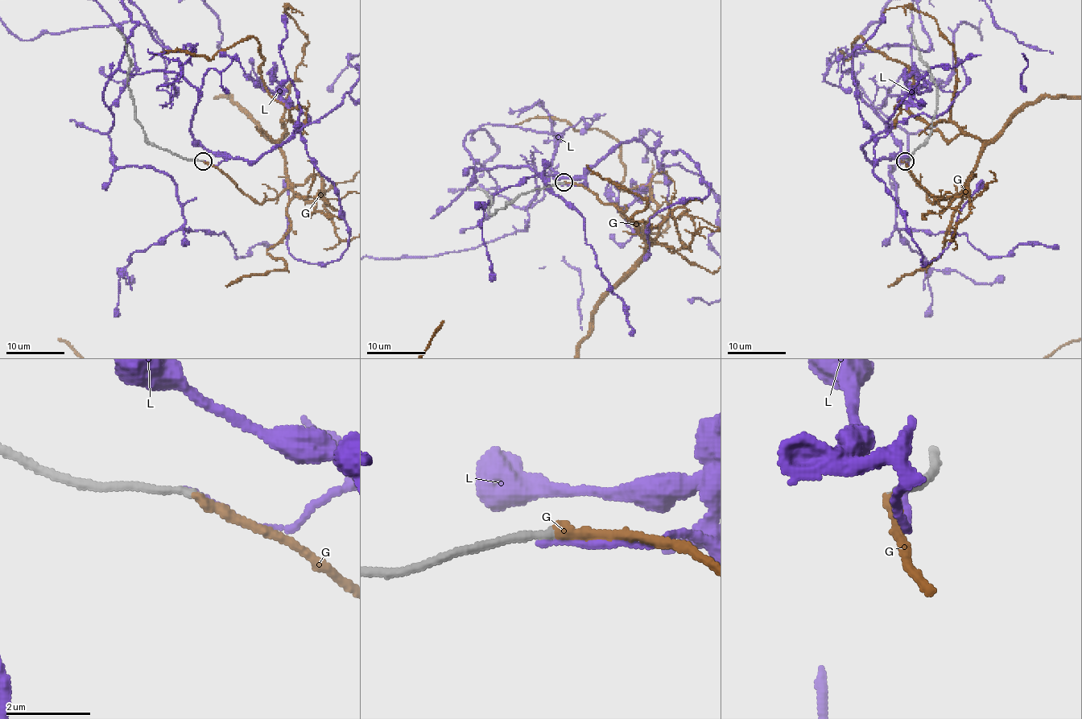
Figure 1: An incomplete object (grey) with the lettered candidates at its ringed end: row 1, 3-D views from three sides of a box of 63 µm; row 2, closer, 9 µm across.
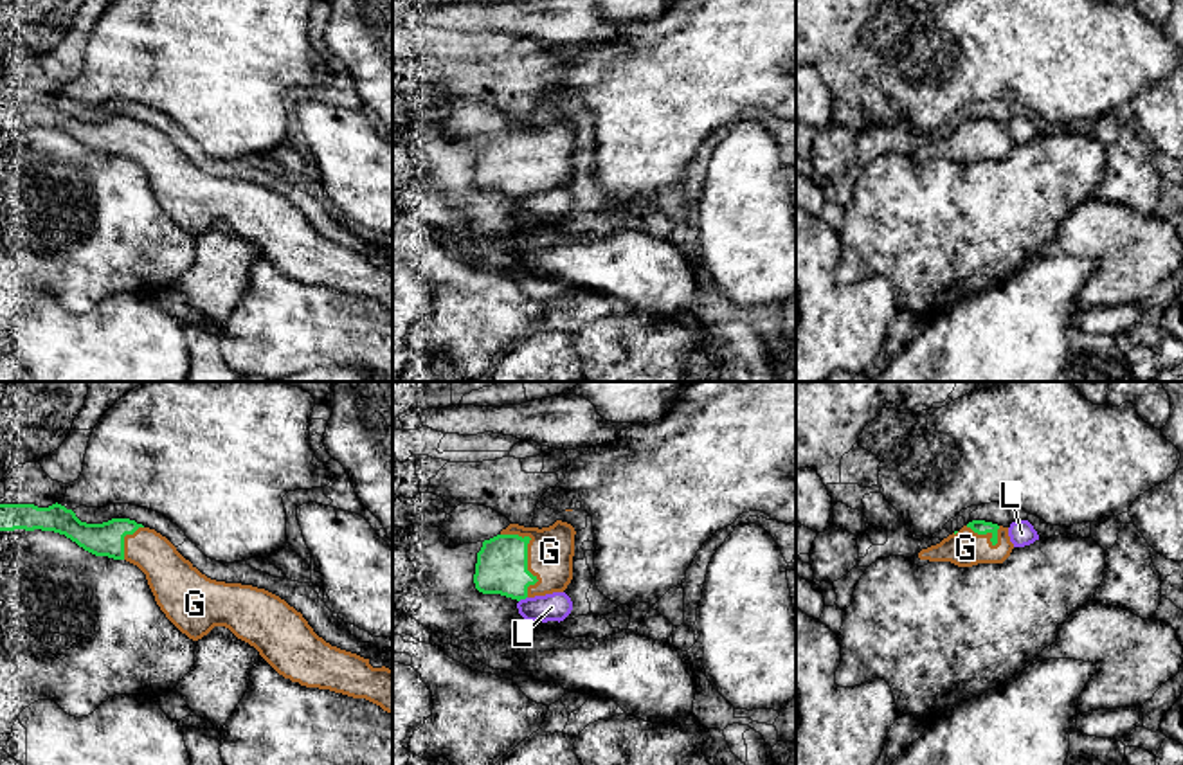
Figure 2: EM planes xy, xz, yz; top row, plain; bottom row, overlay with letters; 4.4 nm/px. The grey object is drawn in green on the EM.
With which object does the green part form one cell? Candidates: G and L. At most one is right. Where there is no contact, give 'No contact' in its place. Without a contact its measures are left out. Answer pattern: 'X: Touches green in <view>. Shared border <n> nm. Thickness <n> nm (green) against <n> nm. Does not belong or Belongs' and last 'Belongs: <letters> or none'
G: Touches green in xz. Shared border 320 nm. Thickness 220 nm (green) against 200 nm. Belongs
L: Touches green in xz. Shared border 50 nm. Thickness 220 nm (green) against 130 nm. Does not belong
Belongs: G

